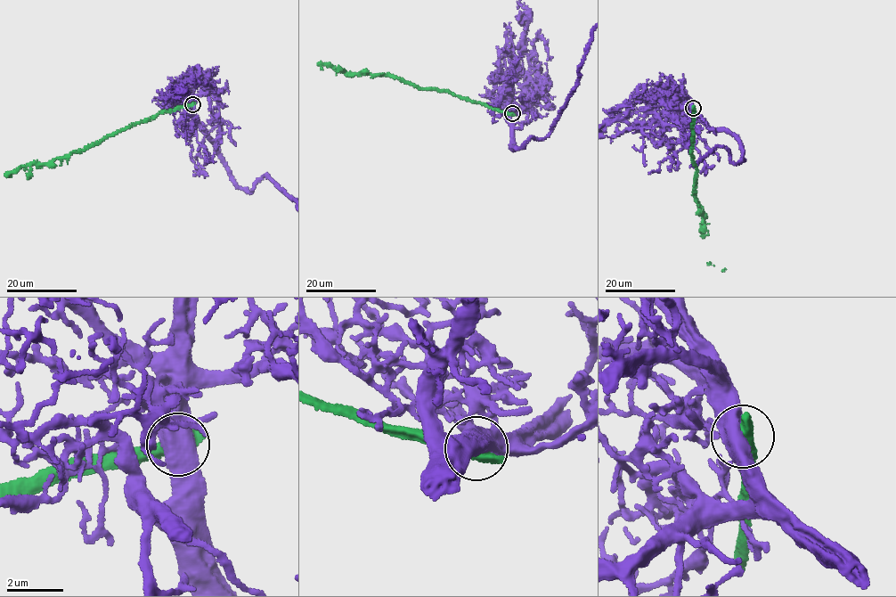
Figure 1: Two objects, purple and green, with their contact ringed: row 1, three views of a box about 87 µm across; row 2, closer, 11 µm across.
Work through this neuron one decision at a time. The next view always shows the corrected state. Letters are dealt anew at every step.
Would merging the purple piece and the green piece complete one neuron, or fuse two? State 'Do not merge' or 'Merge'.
Do not merge

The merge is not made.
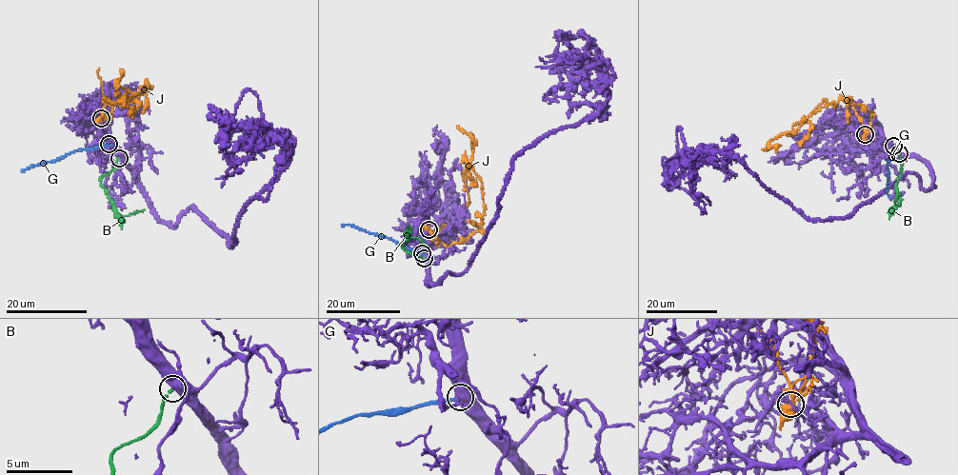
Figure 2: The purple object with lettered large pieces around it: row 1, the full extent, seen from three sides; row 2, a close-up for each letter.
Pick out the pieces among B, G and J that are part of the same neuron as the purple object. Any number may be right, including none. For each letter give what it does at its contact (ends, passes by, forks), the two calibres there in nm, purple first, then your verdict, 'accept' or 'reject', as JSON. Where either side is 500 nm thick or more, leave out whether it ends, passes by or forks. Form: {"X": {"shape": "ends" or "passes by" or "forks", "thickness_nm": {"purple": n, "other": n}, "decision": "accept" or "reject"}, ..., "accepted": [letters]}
{"B": {"thickness_nm": {"purple": 550, "other": 190}, "decision": "reject"}, "G": {"thickness_nm": {"purple": 600, "other": 240}, "decision": "reject"}, "J": {"shape": "forks", "thickness_nm": {"purple": 170, "other": 440}, "decision": "reject"}, "accepted": []}

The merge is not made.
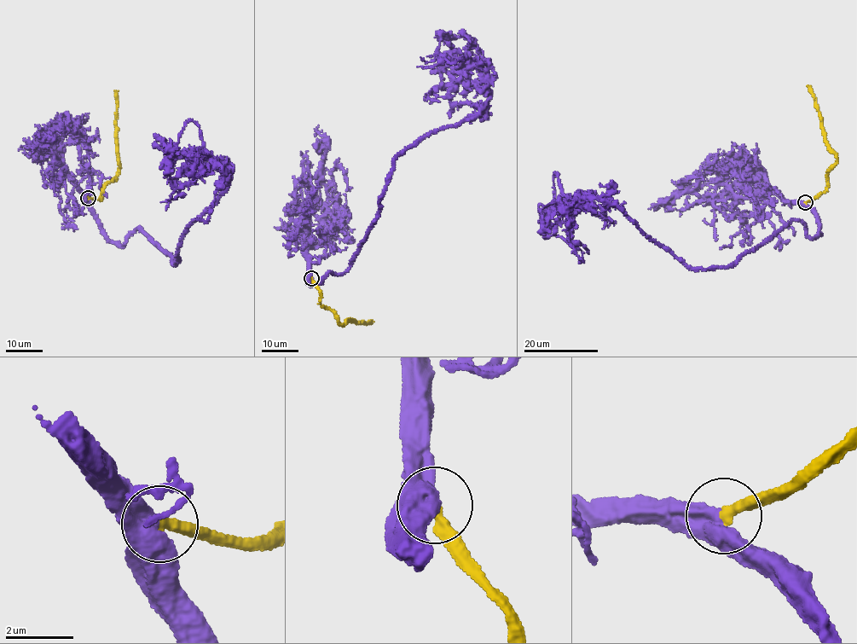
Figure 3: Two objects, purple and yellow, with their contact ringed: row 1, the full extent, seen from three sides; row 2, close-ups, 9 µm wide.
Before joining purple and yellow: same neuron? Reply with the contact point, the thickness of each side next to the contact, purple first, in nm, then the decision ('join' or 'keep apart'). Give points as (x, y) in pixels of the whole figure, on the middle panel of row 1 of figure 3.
(311, 278) | 550/320 nm | join

